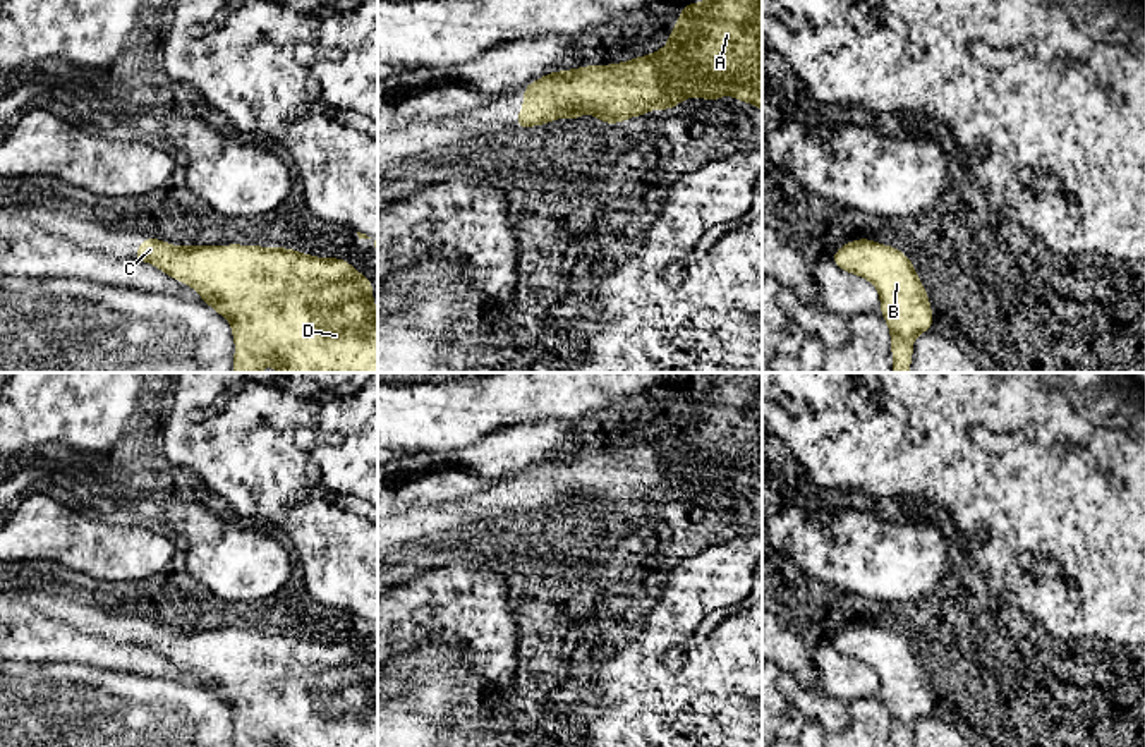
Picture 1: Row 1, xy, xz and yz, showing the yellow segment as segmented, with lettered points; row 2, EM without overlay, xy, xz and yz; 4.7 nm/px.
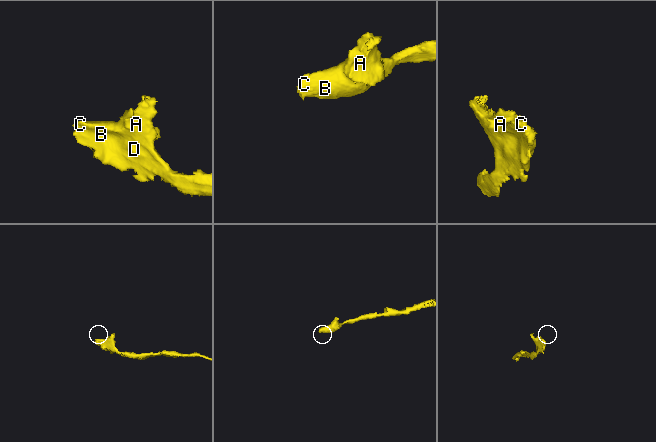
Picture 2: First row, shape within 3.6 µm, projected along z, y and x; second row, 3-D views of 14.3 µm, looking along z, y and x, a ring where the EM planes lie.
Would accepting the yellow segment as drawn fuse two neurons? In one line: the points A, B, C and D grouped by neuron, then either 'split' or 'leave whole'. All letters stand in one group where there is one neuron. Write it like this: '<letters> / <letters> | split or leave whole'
A B C D | leave whole

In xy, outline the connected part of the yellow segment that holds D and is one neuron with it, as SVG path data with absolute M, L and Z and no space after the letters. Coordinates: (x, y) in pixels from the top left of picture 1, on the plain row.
M141 623L132 644L151 647L170 663L196 673L204 689L232 708L233 747L378 747L373 666L347 644L316 642L290 632L168 630L163 623Z

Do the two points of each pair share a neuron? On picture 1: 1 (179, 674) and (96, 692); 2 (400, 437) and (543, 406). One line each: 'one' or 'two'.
1: two
2: one

